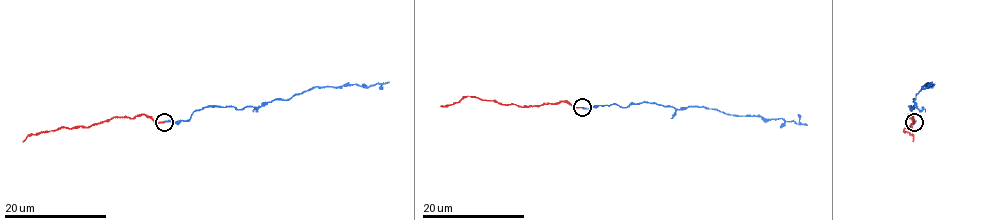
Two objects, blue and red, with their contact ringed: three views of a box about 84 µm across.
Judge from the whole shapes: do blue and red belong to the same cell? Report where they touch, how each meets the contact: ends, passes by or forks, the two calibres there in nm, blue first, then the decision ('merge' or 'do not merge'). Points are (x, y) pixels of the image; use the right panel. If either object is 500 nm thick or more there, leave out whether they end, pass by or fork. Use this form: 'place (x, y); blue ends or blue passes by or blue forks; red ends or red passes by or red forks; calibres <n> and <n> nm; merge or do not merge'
place (914, 122); blue ends; red ends; calibres 200 and 190 nm; do not merge

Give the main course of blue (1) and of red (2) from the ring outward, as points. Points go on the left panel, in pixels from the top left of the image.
1: (164, 121), (187, 120), (196, 110), (209, 106), (238, 109), (288, 100), (314, 87), (380, 84), (380, 90)
2: (164, 121), (155, 123), (139, 115), (111, 118), (89, 126), (30, 134), (23, 142)

